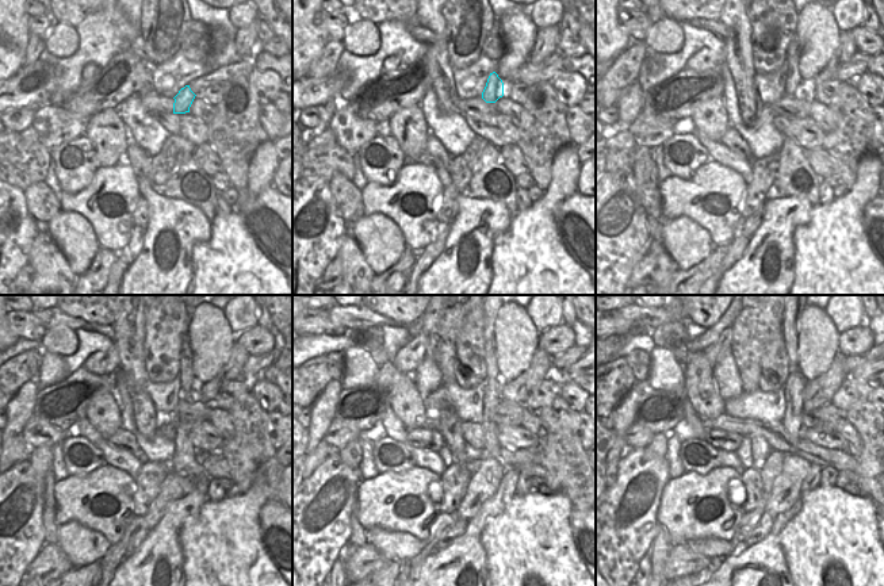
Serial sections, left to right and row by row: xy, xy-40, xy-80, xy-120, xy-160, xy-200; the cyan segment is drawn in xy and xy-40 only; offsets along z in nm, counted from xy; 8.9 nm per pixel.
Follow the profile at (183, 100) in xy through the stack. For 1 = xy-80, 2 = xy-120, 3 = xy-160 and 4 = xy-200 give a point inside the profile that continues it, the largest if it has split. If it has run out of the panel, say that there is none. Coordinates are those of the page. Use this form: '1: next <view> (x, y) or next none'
1: next xy-80 (795, 83)
2: next xy-120 (188, 386)
3: next xy-160 (488, 322)
4: next xy-200 (789, 322)

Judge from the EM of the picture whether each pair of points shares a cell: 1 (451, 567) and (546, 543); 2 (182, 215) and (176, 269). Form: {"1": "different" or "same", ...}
{"1": "different", "2": "same"}

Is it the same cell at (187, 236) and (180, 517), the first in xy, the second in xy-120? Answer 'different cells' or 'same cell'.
same cell

